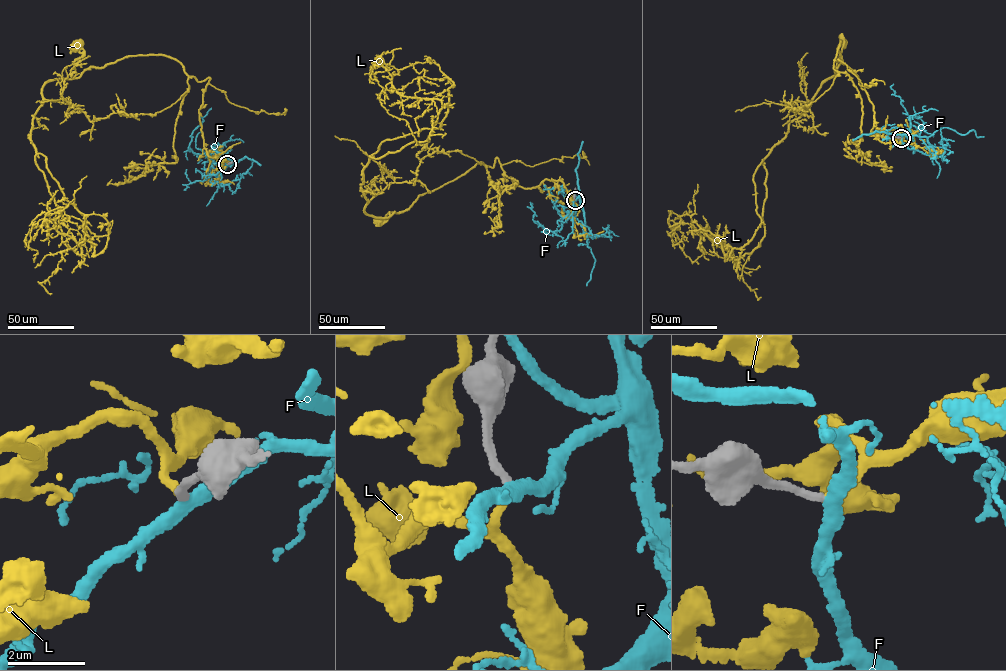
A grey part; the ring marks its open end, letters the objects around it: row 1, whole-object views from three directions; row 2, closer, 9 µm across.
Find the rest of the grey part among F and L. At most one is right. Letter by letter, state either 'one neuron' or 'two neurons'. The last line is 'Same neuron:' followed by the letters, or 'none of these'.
F: two neurons
L: one neuron
Same neuron: L

